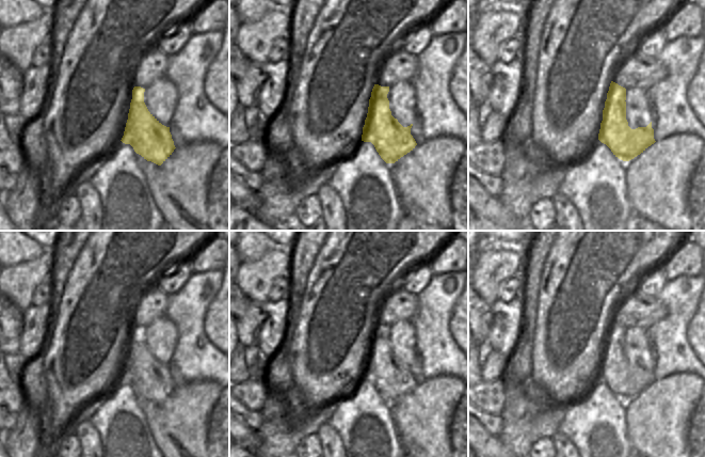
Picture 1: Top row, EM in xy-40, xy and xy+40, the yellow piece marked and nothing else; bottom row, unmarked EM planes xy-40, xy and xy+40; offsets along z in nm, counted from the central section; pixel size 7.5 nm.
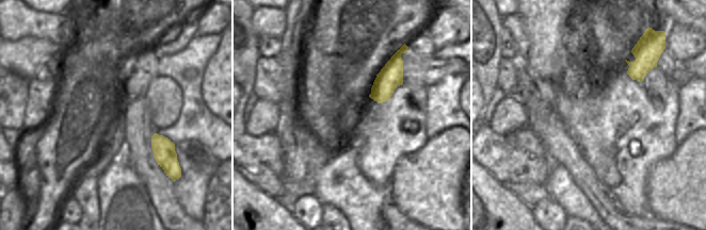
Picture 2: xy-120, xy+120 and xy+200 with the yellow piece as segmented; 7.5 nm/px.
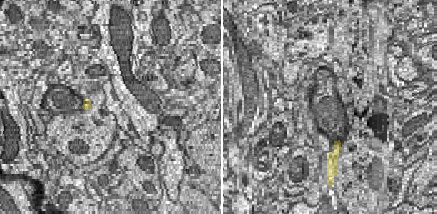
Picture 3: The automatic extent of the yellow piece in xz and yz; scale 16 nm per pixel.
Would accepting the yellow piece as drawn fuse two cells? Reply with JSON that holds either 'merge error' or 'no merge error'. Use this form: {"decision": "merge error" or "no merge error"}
{"decision": "no merge error"}

